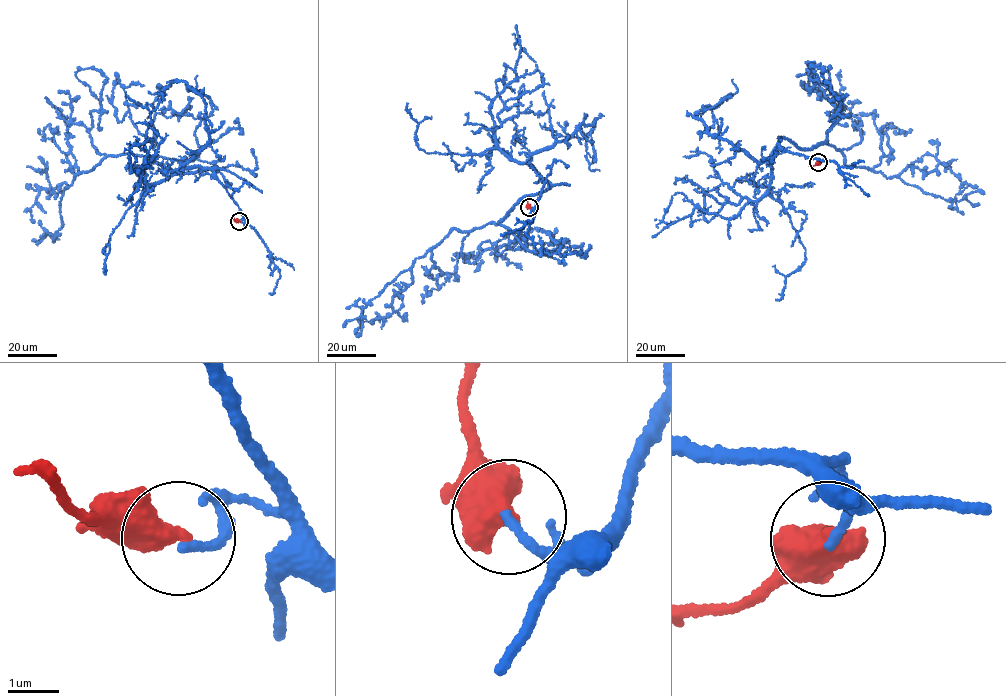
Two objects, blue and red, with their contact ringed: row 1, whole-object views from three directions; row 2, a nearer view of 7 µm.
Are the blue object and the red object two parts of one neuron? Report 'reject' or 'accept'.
reject

